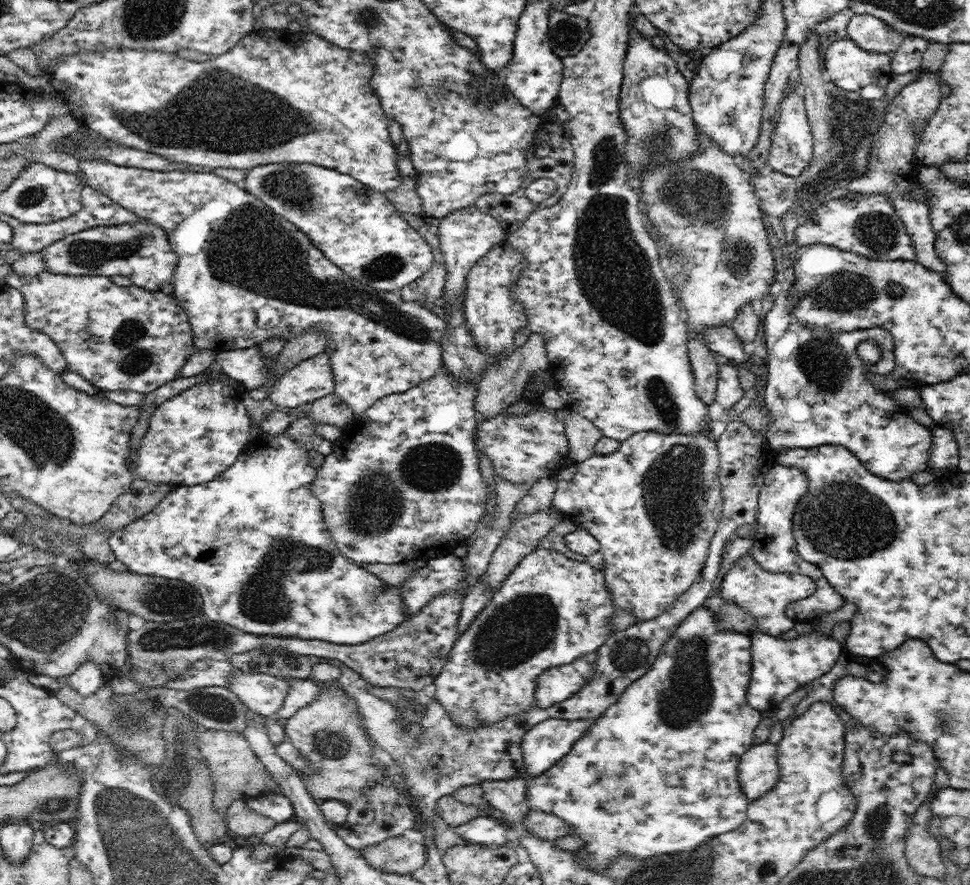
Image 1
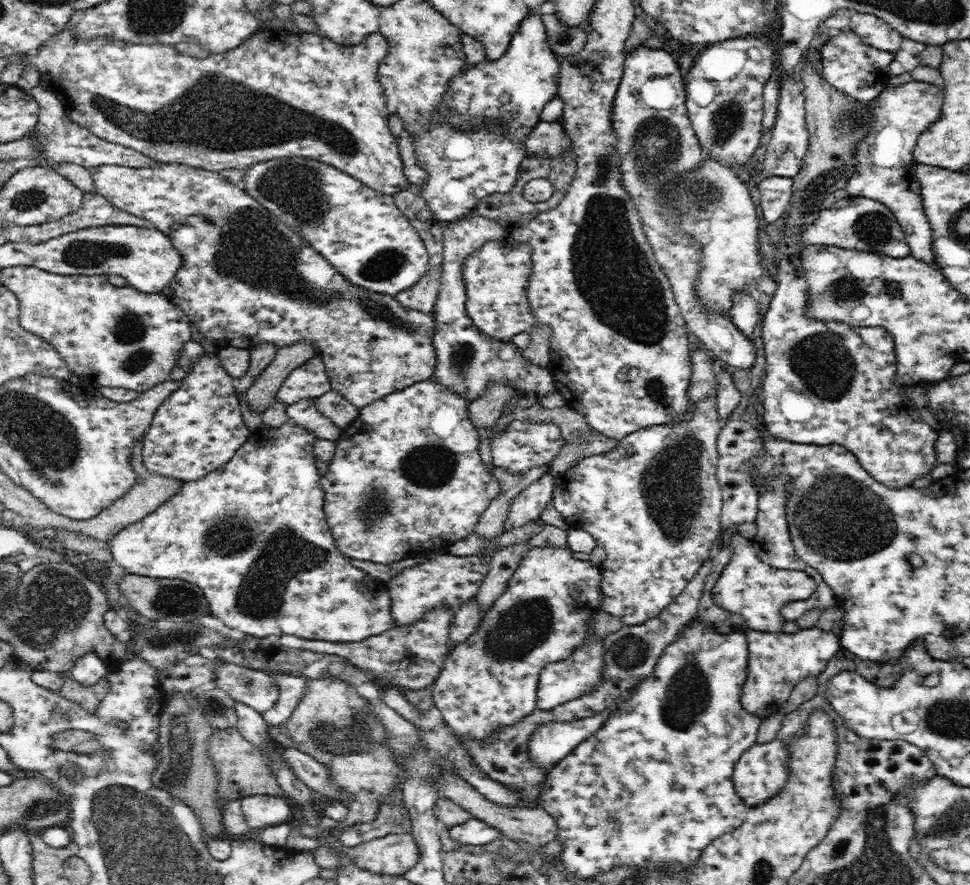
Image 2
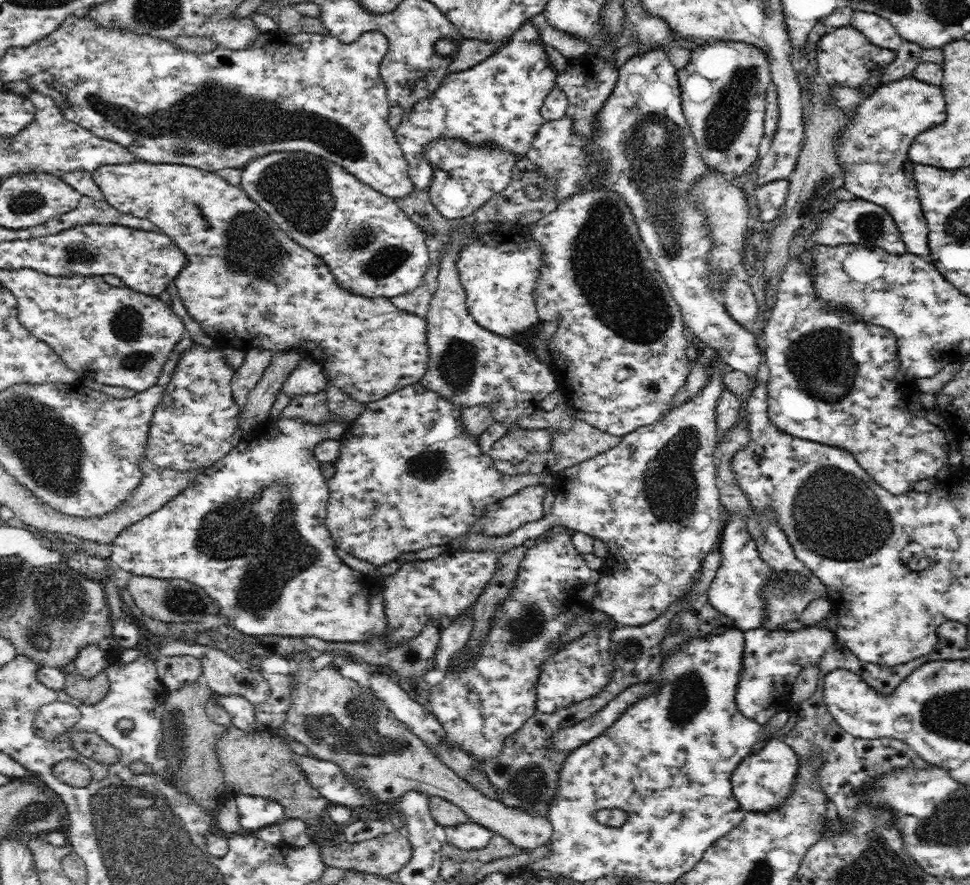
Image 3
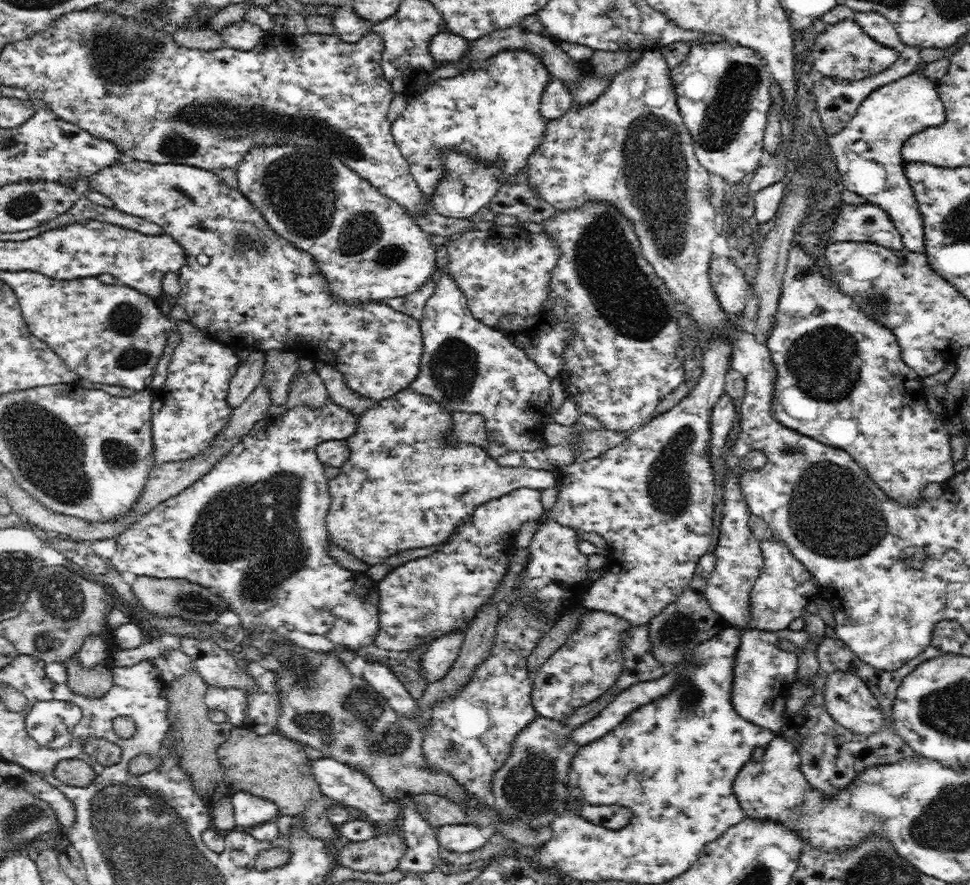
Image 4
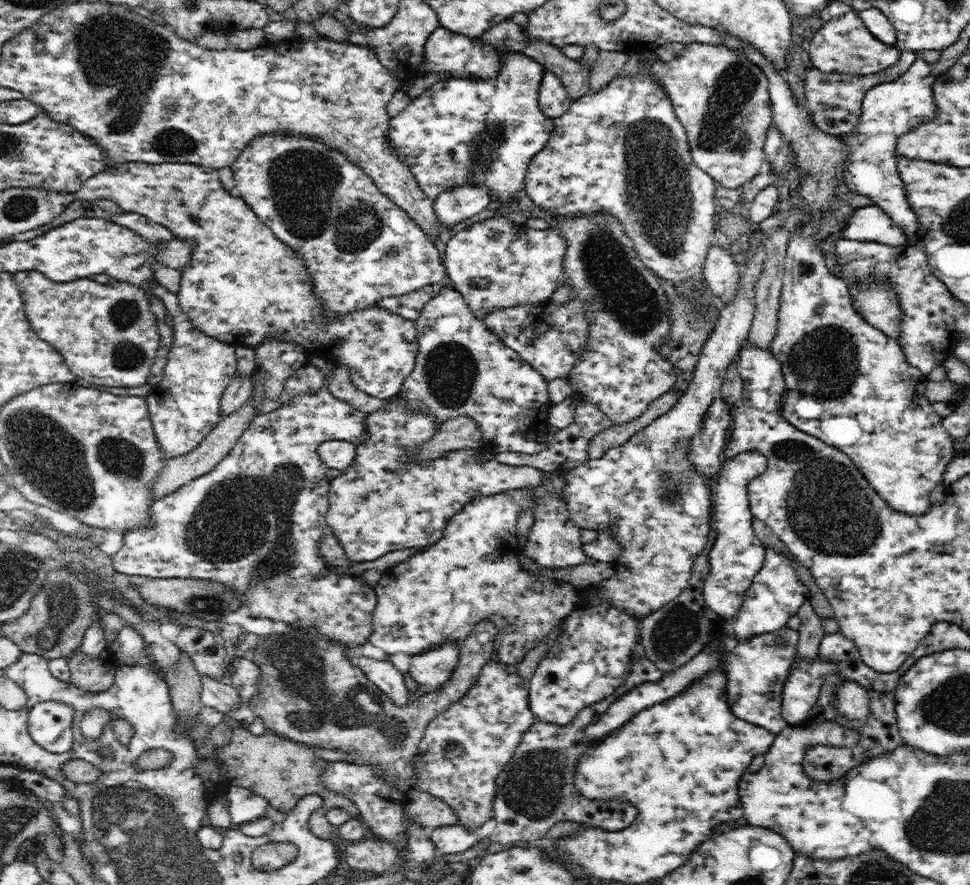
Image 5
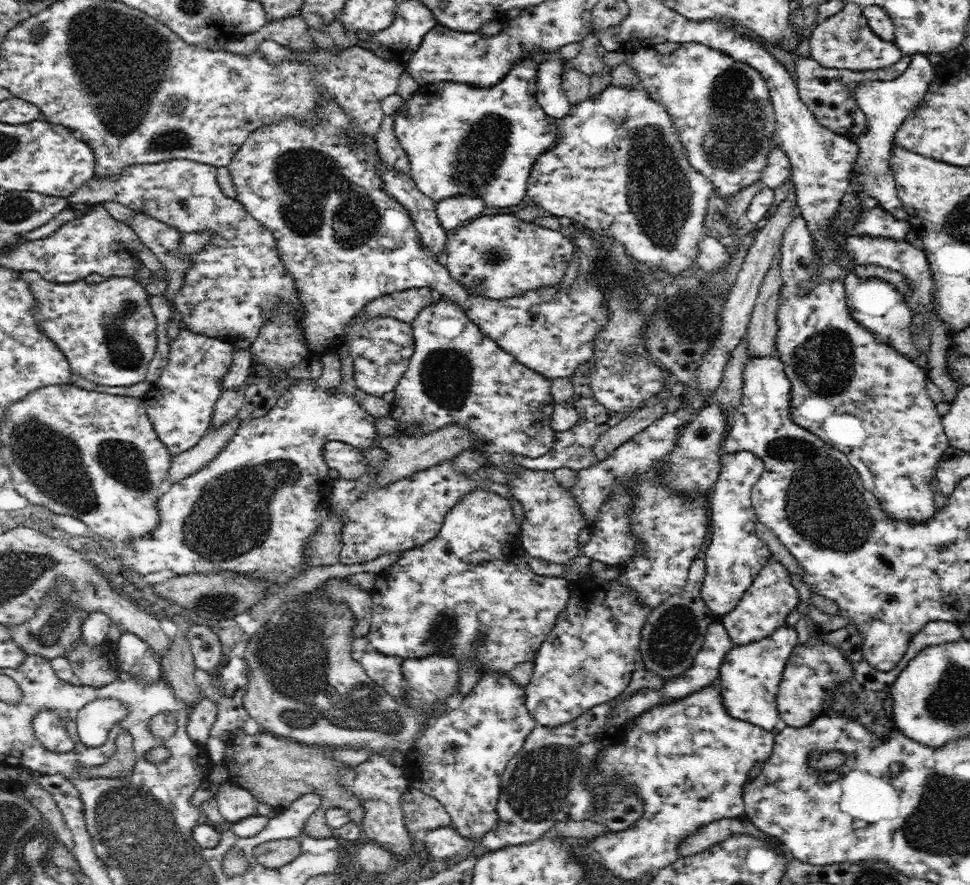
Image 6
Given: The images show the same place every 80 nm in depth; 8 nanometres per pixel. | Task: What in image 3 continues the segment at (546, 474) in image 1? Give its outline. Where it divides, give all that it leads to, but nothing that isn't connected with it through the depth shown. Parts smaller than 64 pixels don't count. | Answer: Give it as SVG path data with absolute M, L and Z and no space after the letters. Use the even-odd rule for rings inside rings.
M512 425L511 429L492 444L490 456L494 461L507 460L514 466L524 462L532 452L548 452L552 449L550 439L552 429L530 429L525 426Z

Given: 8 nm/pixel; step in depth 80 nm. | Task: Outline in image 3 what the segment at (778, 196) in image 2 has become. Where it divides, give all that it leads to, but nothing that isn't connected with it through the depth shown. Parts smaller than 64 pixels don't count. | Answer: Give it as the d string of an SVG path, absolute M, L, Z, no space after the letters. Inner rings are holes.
M788 178L774 180L774 182L764 184L764 186L757 188L755 195L760 211L759 216L763 222L770 222L770 220L778 218L778 214L781 212L784 202L786 202L788 192Z

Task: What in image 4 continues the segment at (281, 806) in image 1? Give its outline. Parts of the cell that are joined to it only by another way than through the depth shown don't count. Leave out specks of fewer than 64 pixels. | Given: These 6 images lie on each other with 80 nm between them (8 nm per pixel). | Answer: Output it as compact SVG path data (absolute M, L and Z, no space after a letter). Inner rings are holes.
M240 790L240 792L230 792L229 796L234 807L237 828L246 829L268 820L274 821L280 815L276 803L258 795Z

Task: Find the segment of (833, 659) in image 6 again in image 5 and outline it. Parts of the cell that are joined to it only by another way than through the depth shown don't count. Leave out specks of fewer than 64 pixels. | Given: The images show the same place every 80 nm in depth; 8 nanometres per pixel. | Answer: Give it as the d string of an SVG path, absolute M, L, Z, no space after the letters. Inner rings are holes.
M796 656L781 696L782 717L788 724L799 726L805 720L820 696L825 676L836 670L836 661L824 661L818 656L816 661L808 663Z

